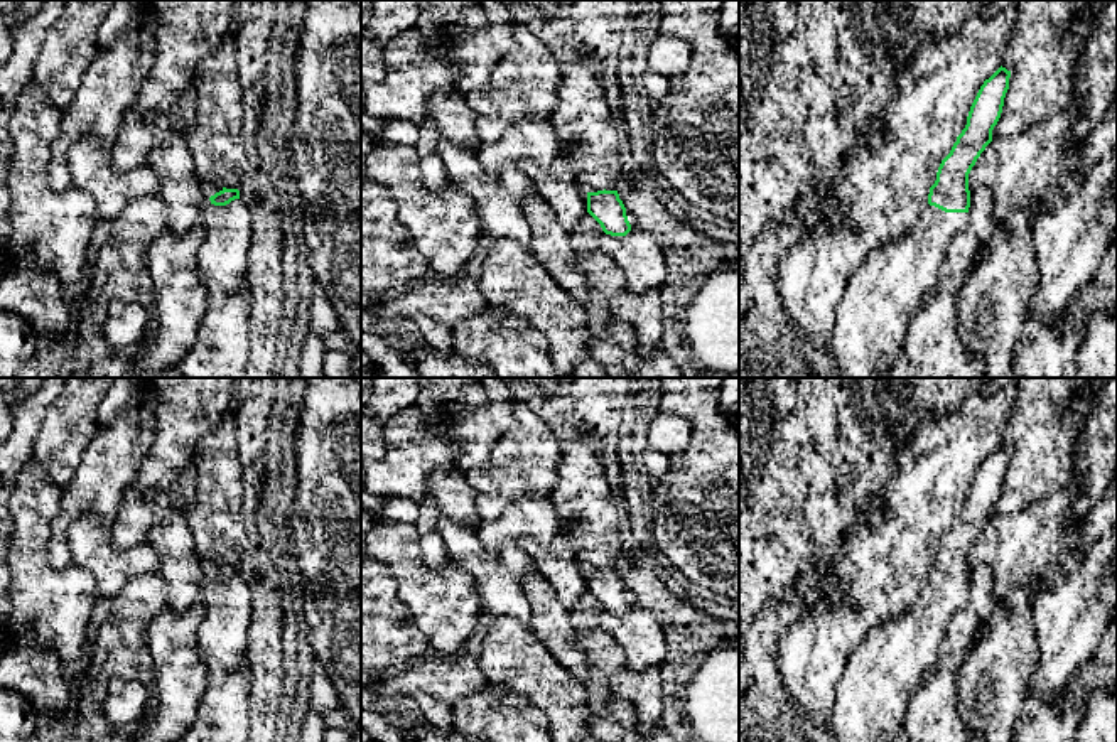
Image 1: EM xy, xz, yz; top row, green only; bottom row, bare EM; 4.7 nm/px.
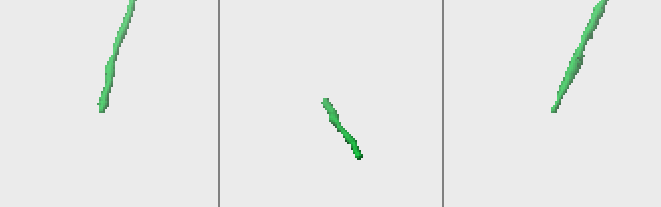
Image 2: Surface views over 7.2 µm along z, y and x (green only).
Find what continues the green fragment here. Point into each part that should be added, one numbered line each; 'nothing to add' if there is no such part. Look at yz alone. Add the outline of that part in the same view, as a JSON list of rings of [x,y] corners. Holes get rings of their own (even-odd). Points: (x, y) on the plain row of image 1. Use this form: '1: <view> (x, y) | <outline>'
1: yz (883, 672) | [[[926,578],[901,614],[859,641],[835,685],[828,722],[834,742],[894,740],[903,727],[909,698],[936,661],[950,617],[967,599],[969,590],[945,590]]]

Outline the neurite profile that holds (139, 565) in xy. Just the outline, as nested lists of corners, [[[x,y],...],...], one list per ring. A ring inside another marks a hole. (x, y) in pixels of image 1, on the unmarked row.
[[[86,513],[67,530],[71,563],[91,572],[100,599],[111,600],[132,577],[159,568],[159,555],[147,540],[127,551],[113,548],[111,530],[98,516]]]

